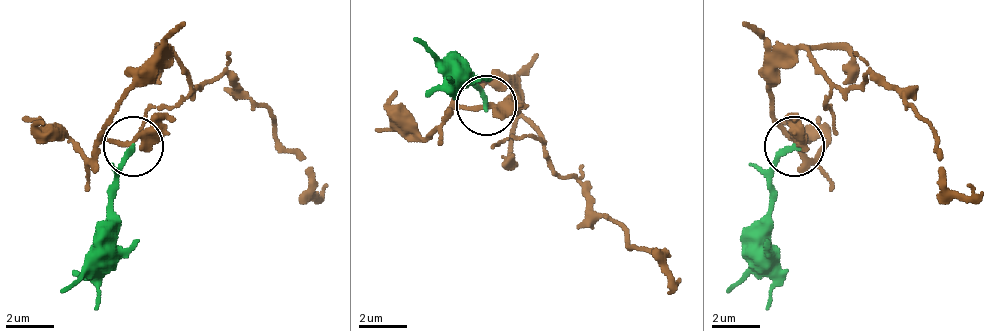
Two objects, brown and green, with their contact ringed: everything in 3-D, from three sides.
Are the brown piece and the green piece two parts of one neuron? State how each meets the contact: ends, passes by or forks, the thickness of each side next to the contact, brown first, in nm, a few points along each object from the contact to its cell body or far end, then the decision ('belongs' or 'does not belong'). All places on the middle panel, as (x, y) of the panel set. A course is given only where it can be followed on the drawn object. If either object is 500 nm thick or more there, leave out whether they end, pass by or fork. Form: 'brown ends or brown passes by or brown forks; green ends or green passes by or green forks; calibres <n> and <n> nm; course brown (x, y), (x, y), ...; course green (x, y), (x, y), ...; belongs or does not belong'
brown passes by; green ends; calibres 240 and 200 nm; course brown (482, 104), (458, 104), (482, 79), (530, 116), (548, 164), (681, 279); course green (488, 104), (415, 37); does not belong

